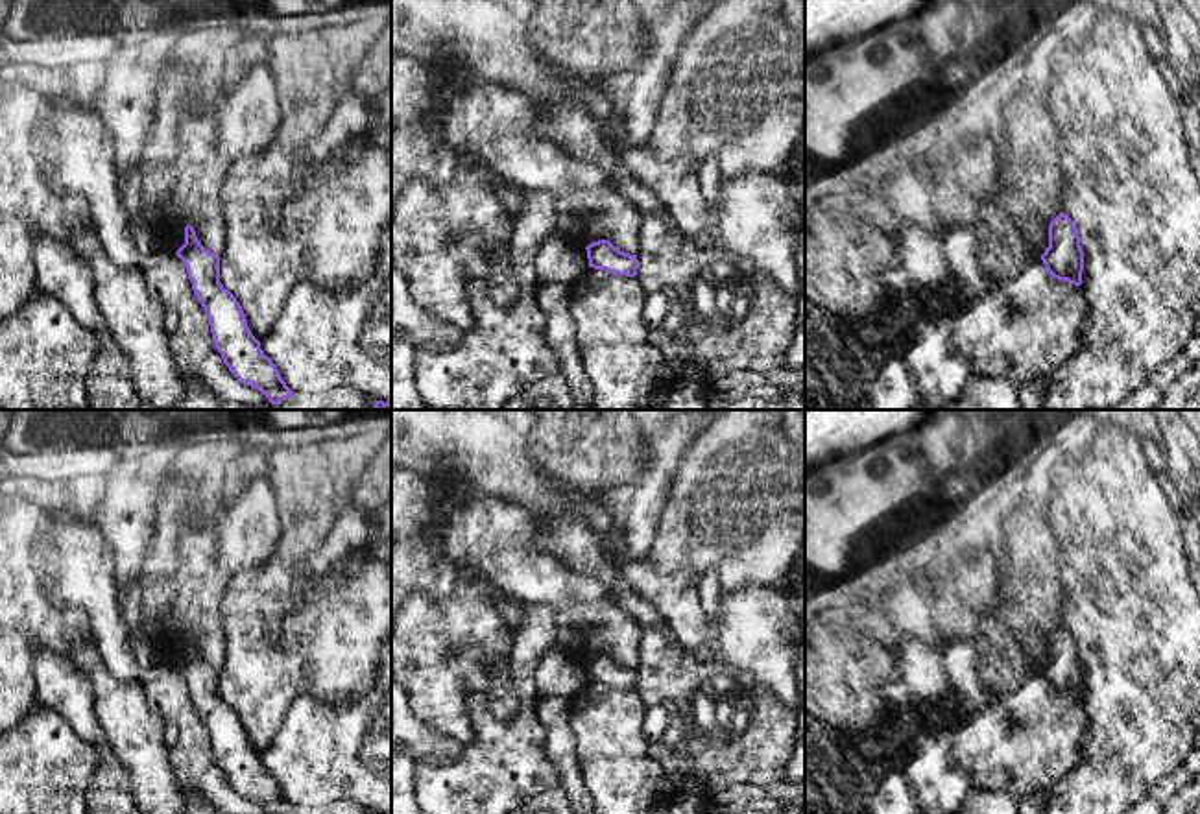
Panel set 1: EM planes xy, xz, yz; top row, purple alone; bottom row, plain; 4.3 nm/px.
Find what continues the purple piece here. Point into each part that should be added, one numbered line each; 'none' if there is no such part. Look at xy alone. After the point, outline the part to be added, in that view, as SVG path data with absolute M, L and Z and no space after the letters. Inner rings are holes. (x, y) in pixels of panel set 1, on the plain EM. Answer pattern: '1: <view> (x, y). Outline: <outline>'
none

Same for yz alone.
none

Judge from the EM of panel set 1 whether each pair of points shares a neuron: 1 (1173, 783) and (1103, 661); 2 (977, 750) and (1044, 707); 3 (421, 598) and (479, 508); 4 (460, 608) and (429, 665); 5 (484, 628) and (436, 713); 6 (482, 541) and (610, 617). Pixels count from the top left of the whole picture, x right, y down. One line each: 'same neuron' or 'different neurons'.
1: different neurons
2: same neuron
3: different neurons
4: same neuron
5: same neuron
6: same neuron

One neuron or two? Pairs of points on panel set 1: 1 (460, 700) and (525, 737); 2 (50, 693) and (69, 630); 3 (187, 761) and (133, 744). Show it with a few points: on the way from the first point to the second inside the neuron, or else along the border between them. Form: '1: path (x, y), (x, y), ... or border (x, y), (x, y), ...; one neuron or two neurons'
1: border (475, 693), (469, 696), (471, 739), (460, 744); two neurons
2: border (36, 652), (48, 650), (67, 656), (93, 685); two neurons
3: border (167, 750), (170, 768), (183, 790); two neurons

